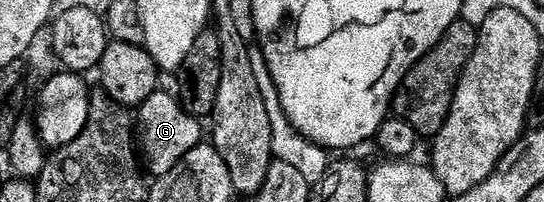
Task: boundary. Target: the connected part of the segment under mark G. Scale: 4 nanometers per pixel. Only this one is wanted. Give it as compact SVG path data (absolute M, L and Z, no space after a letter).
M165 90L153 92L136 112L136 144L145 171L154 178L168 174L168 170L172 170L193 148L203 143L202 124L199 117L190 115L182 107L177 95L169 96Z

